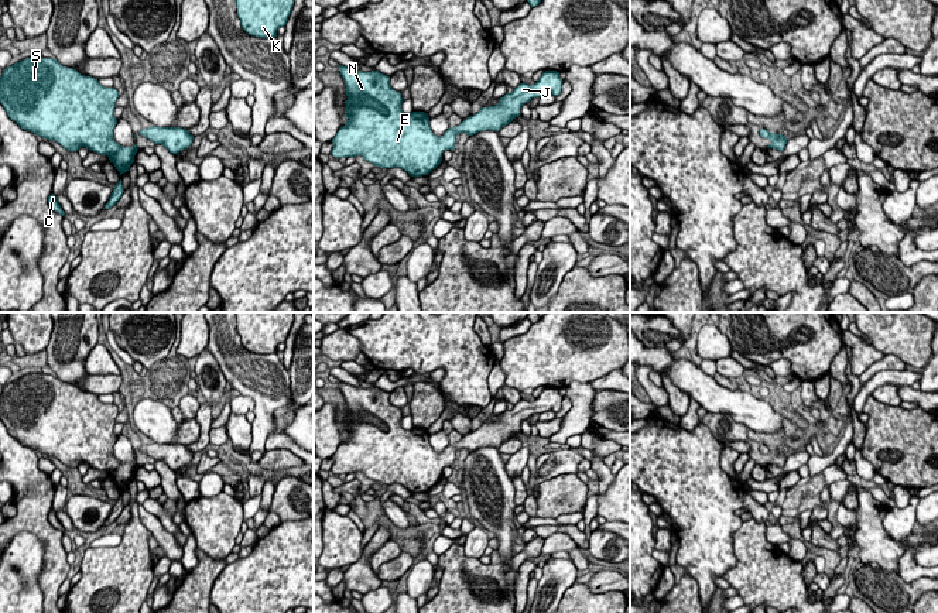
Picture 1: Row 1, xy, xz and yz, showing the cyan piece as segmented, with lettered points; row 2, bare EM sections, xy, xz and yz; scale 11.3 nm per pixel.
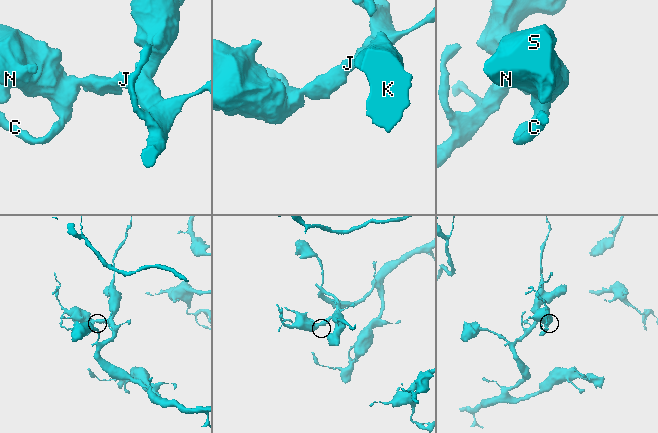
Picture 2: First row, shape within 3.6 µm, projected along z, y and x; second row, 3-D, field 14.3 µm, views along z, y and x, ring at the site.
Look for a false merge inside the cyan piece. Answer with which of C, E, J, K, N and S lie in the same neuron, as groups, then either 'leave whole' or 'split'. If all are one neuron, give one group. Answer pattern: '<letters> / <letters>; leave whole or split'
C E J K N S; leave whole

